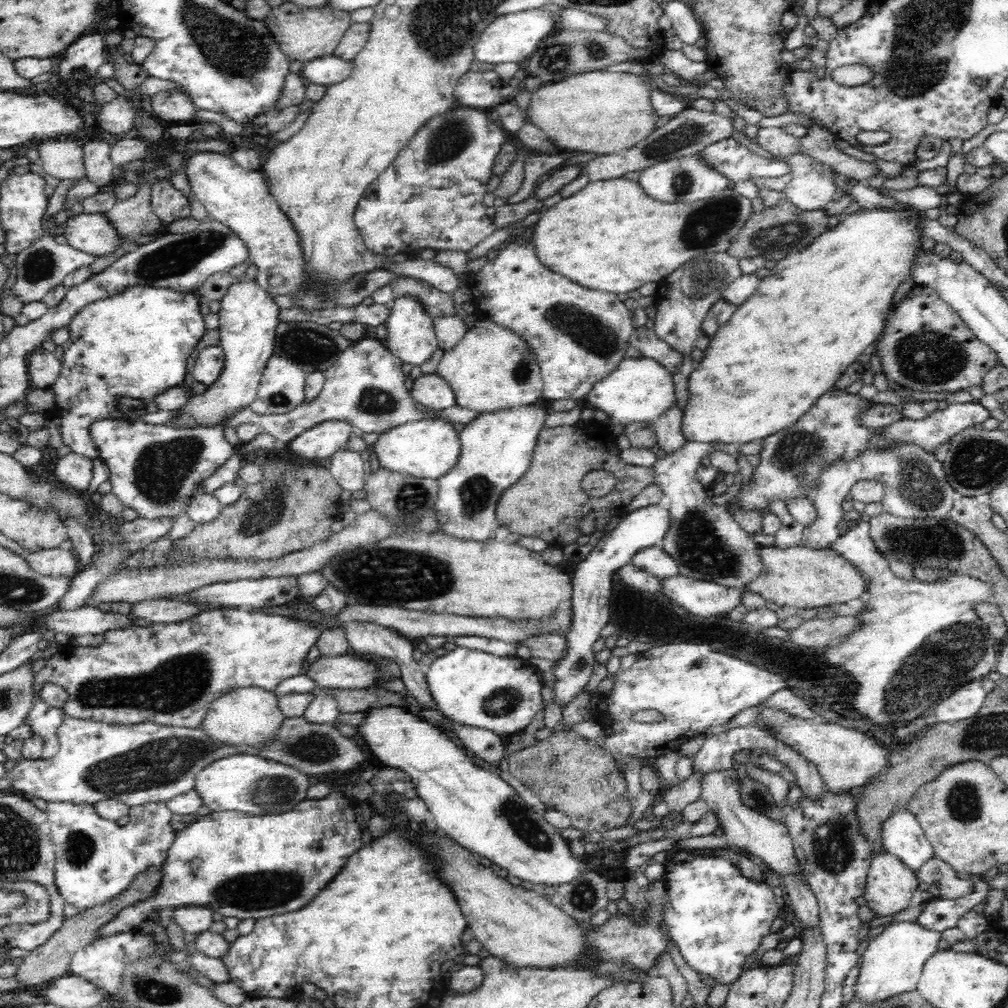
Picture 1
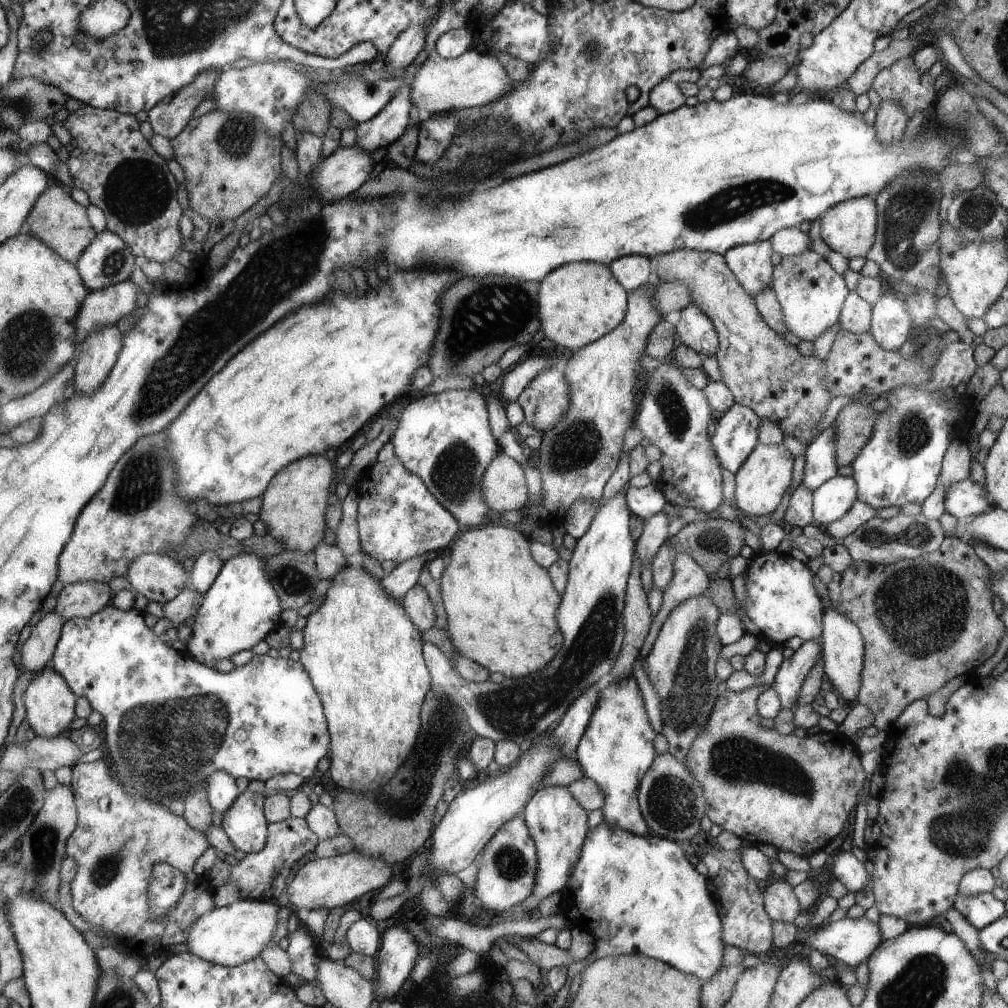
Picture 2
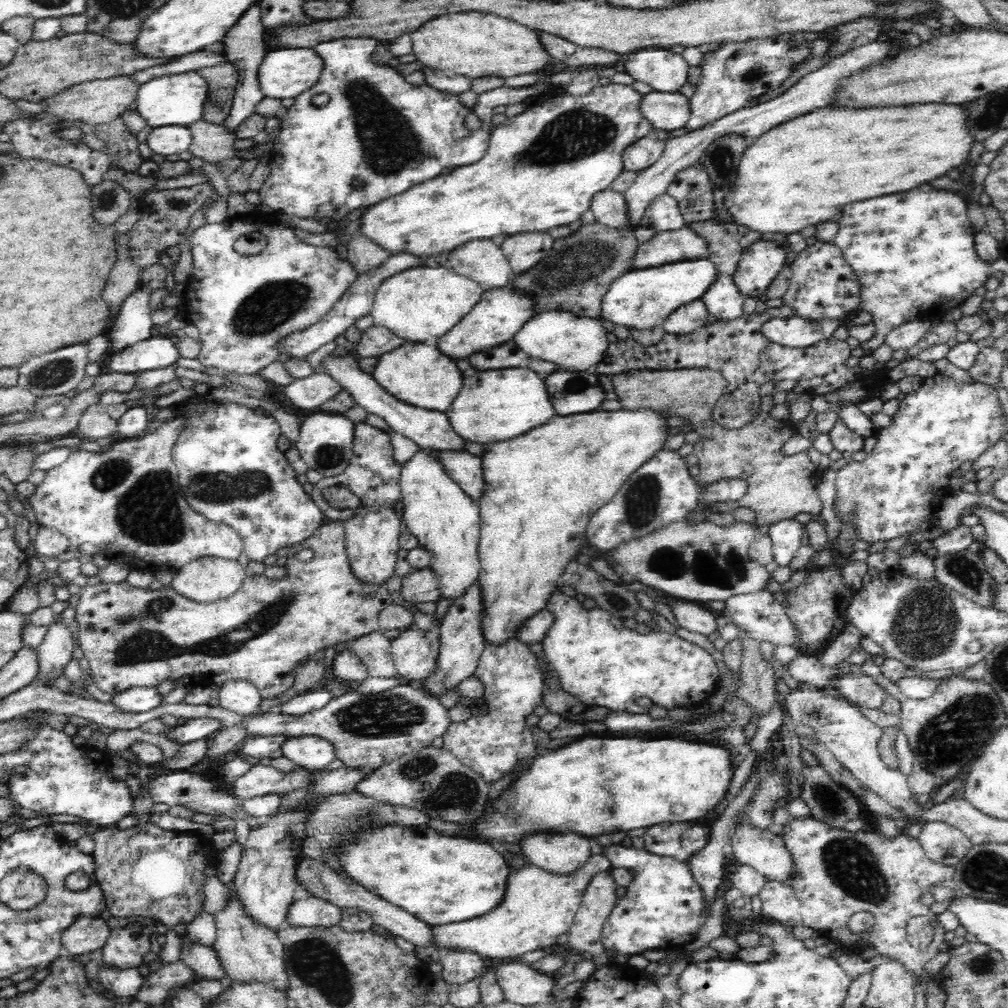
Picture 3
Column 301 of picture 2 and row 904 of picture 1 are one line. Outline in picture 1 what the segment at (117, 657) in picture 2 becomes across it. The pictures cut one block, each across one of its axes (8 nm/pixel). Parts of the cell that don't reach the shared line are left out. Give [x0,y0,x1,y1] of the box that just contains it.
[663,850,779,984]

